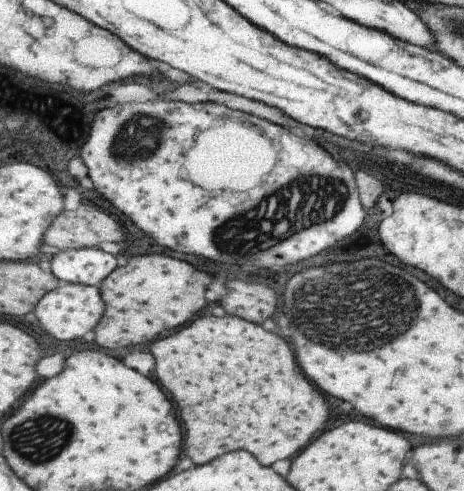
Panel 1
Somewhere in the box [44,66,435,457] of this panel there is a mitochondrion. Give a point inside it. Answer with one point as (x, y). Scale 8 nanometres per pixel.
(358, 313)

